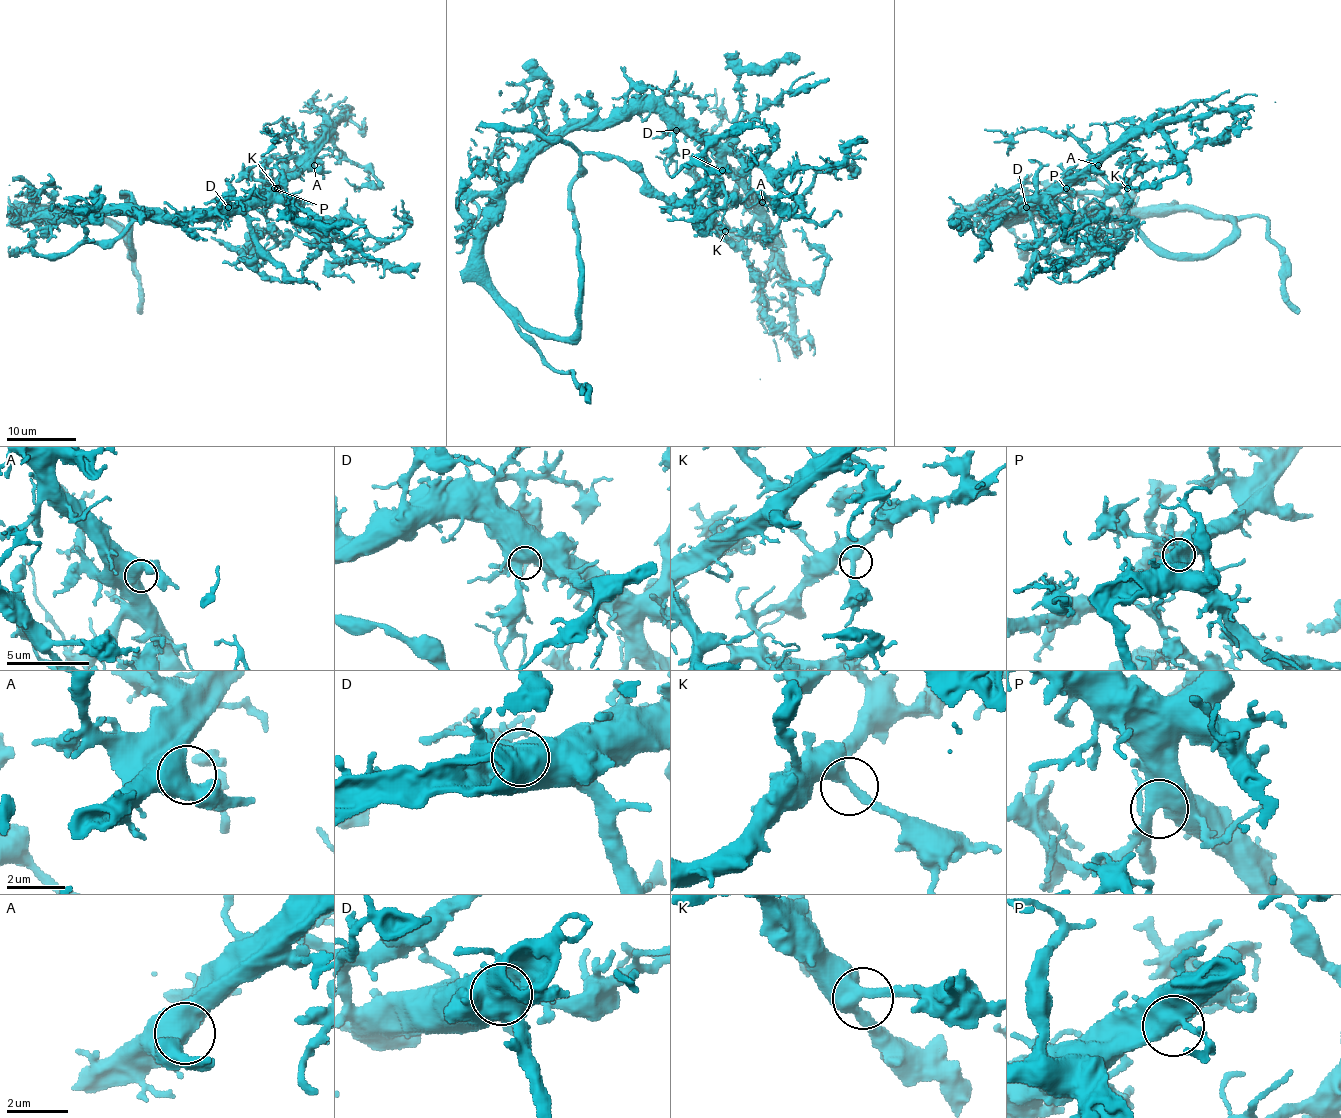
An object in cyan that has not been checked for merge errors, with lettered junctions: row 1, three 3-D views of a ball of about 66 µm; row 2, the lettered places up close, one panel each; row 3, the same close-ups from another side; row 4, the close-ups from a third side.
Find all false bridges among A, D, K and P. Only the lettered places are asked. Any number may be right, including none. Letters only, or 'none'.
none

